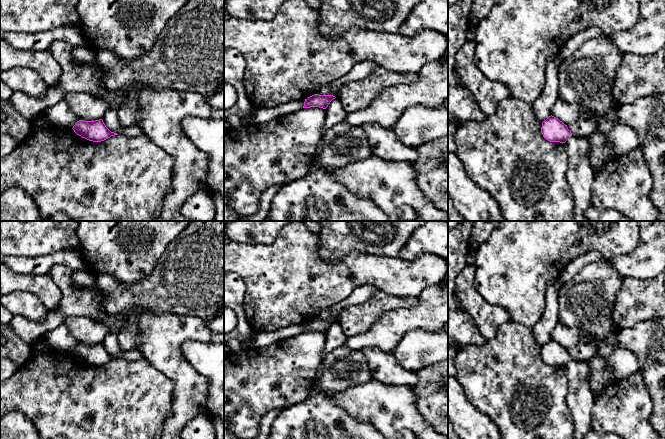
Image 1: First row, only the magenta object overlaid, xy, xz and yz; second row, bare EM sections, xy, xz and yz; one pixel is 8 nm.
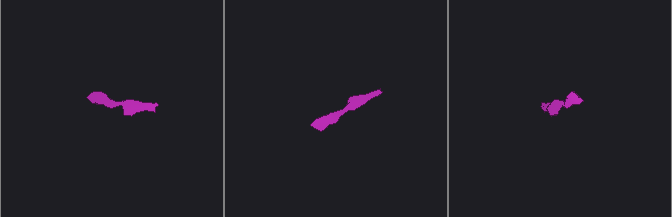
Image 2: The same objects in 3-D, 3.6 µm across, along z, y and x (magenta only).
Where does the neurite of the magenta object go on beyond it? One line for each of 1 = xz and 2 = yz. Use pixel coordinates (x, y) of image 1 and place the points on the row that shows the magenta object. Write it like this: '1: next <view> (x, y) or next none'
1: next none
2: next none

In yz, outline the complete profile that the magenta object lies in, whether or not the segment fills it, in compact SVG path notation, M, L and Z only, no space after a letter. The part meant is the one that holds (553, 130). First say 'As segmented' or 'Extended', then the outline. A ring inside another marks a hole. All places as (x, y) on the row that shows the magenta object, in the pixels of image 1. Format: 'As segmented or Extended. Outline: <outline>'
As segmented. Outline: M552 115L542 122L541 133L546 140L560 143L565 143L572 136L567 125Z

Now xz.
As segmented. Outline: M314 94L307 99L305 99L303 108L310 108L310 107L319 107L326 109L330 102L335 99L336 97L333 95L319 95Z

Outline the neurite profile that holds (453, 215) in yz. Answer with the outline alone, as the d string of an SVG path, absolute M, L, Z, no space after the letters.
M448 195L448 221L466 221L456 210Z

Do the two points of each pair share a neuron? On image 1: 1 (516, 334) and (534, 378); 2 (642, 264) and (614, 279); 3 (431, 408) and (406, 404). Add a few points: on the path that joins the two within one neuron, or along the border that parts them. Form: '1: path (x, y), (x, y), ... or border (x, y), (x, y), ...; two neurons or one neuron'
1: path (516, 345), (516, 360), (523, 367); one neuron
2: border (608, 261), (622, 276); two neurons
3: border (410, 387), (415, 396), (417, 410), (430, 425); two neurons

